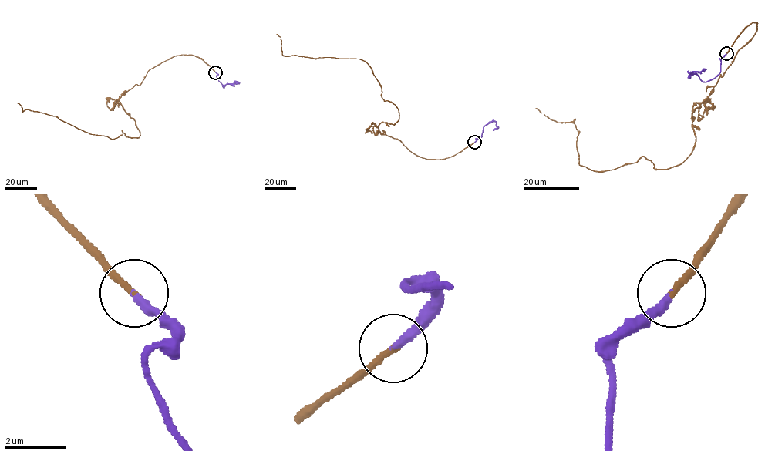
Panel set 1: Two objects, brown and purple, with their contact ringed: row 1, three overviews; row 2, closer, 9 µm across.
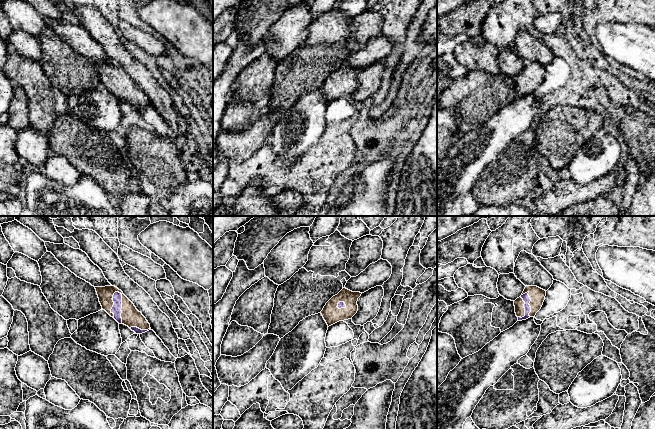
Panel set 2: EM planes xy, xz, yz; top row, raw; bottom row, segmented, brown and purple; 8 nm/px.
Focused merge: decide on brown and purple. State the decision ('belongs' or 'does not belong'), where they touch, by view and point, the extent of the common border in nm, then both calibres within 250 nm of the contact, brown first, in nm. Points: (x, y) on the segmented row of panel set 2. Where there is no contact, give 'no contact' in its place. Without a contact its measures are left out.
belongs | xy (122, 306) | 280 nm | 160/80 nm

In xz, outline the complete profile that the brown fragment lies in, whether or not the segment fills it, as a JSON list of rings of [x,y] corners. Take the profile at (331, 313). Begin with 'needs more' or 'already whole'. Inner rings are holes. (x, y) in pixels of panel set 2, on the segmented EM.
needs more | [[[343,288],[333,296],[321,311],[328,327],[339,321],[351,319],[358,311],[357,301],[361,294]]]

